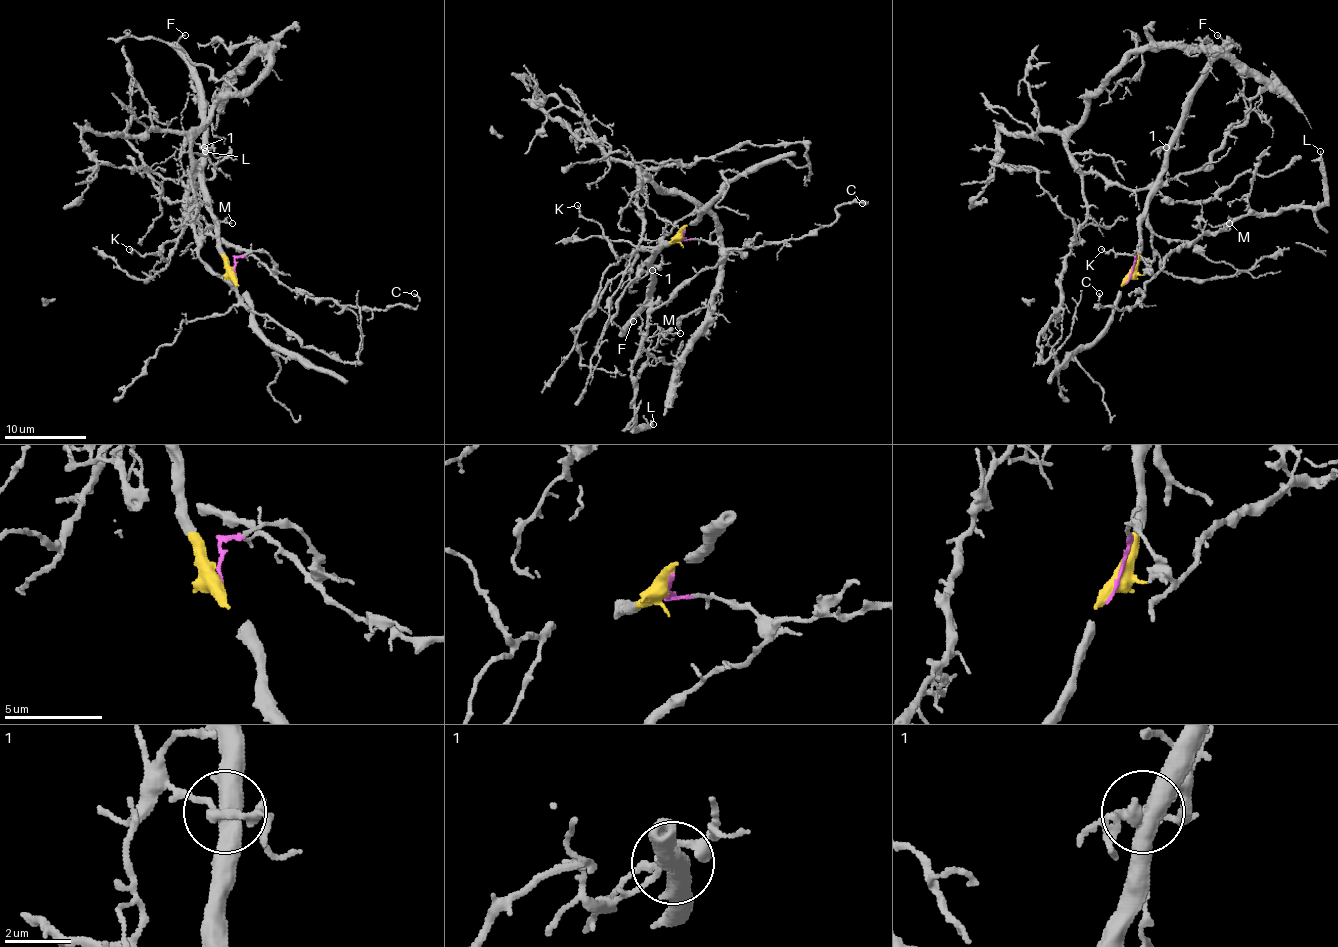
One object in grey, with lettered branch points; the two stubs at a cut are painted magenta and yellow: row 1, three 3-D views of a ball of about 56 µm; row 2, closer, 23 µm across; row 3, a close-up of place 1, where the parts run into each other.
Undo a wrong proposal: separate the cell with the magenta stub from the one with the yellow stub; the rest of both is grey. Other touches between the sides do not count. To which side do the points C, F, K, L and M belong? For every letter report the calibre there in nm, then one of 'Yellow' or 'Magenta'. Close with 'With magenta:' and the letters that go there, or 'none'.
C: Thickness 160 nm. Magenta
F: Thickness 130 nm. Yellow
K: Thickness 150 nm. Yellow
L: Thickness 170 nm. Magenta
M: Thickness 80 nm. Magenta
With magenta: C, L, M

